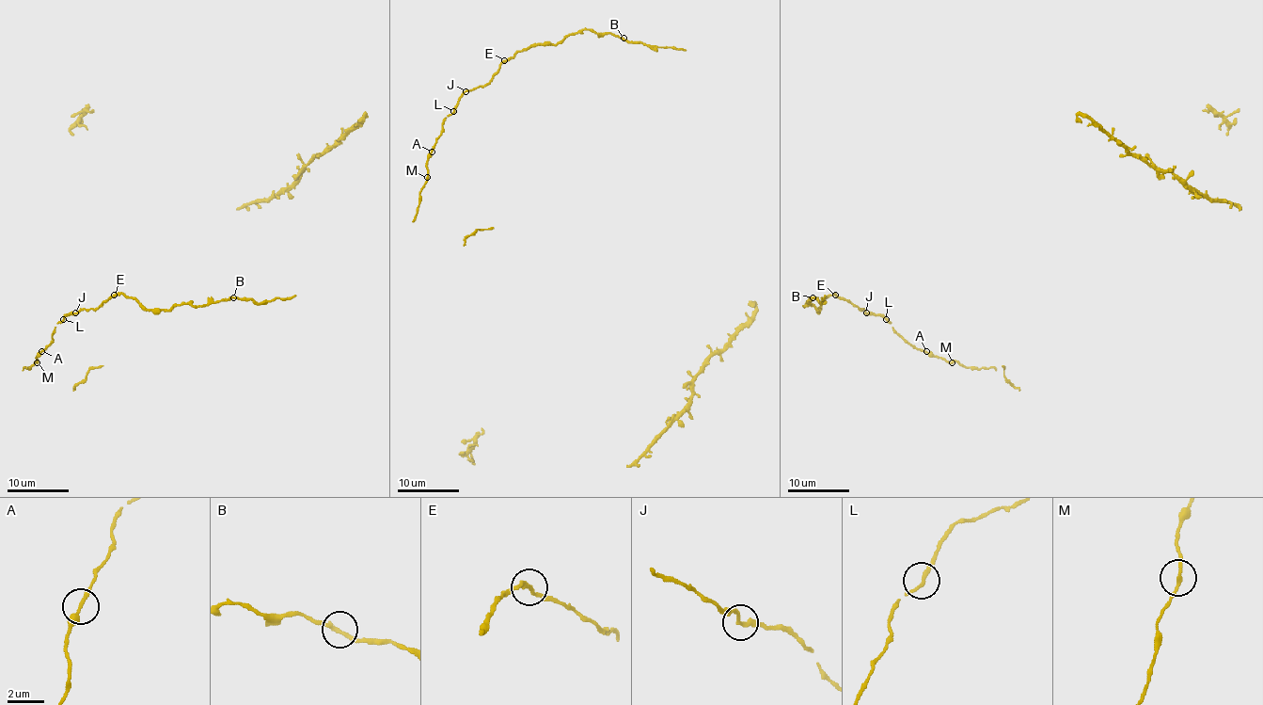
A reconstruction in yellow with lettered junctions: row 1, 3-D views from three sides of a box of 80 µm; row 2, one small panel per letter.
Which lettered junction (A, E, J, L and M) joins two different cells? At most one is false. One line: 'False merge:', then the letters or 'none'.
False merge: none

